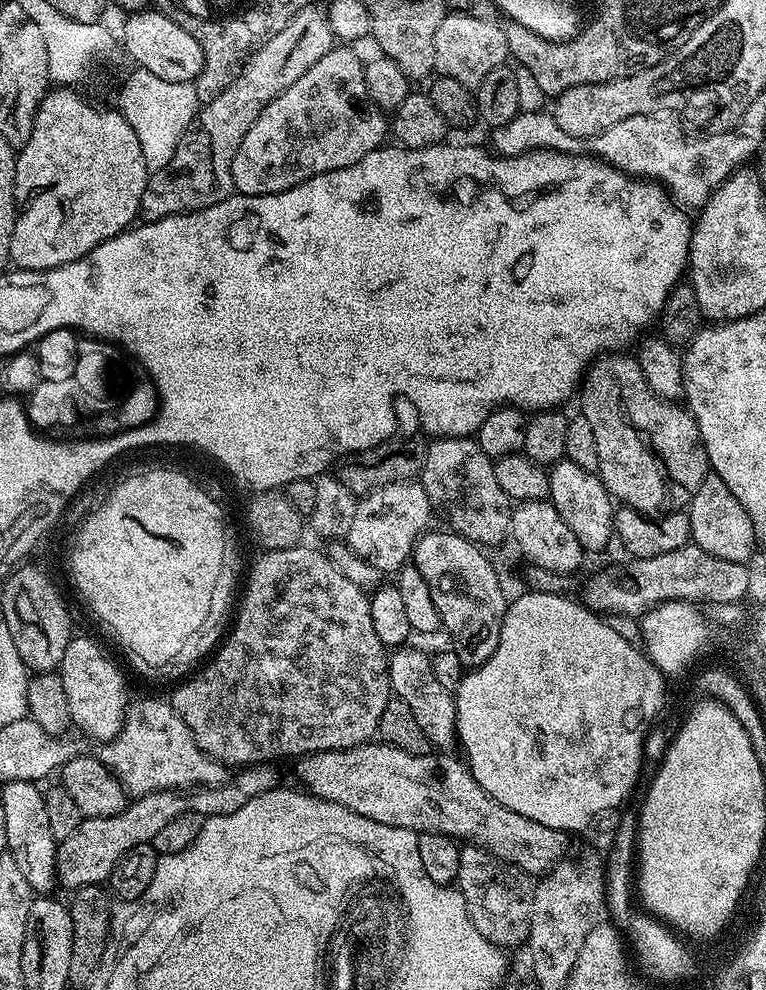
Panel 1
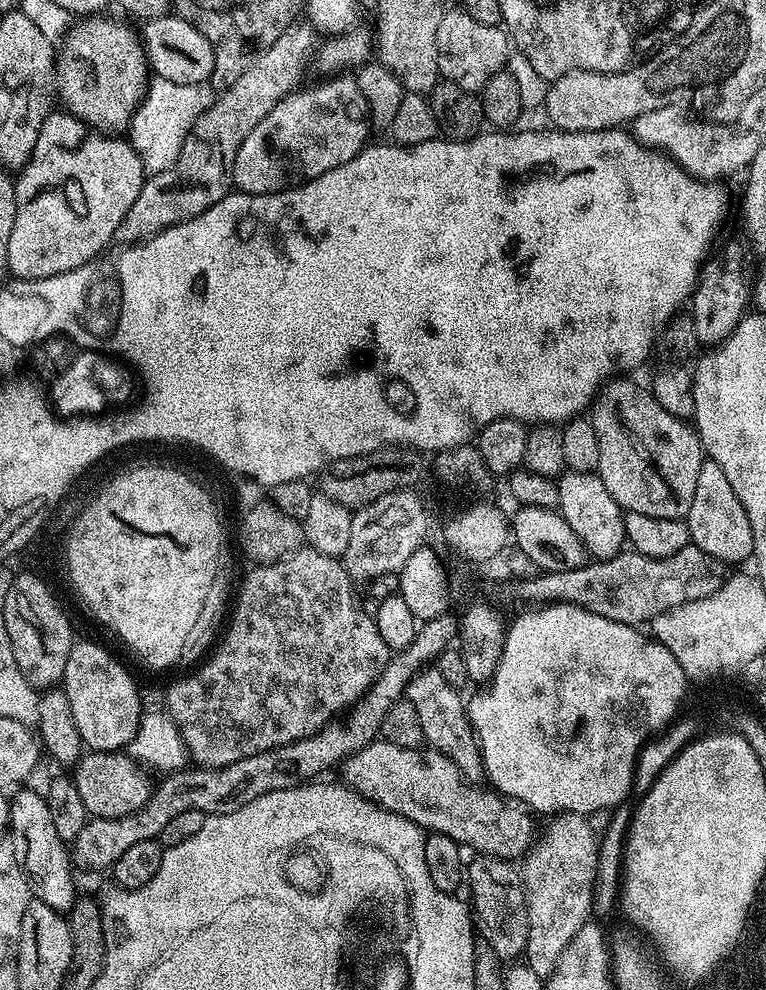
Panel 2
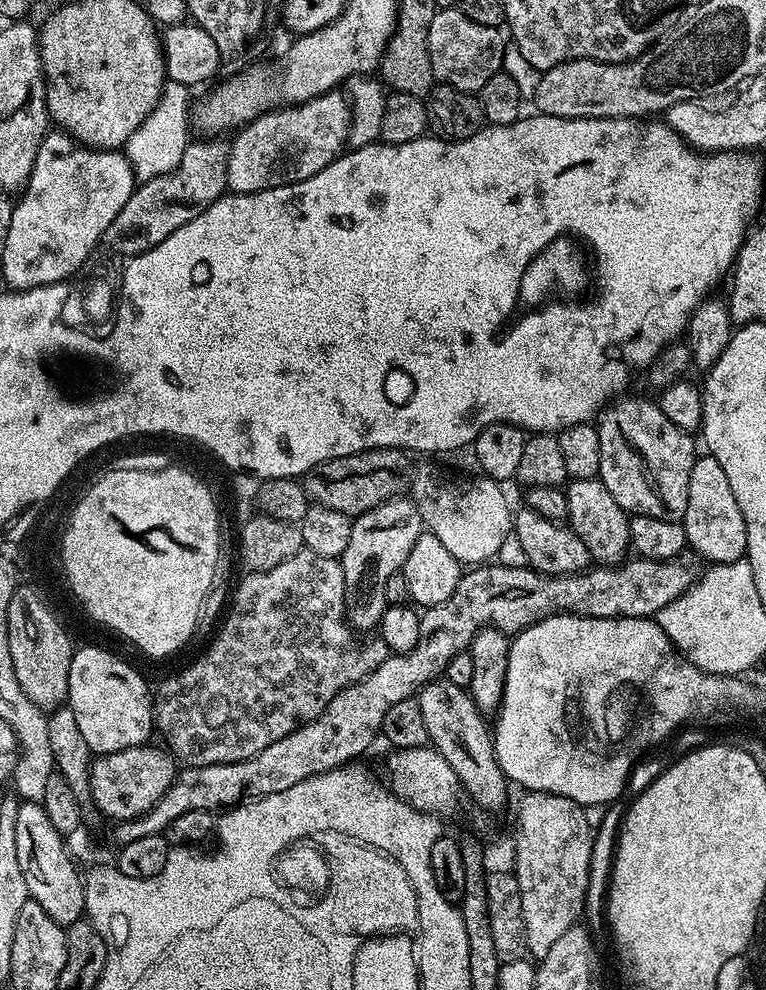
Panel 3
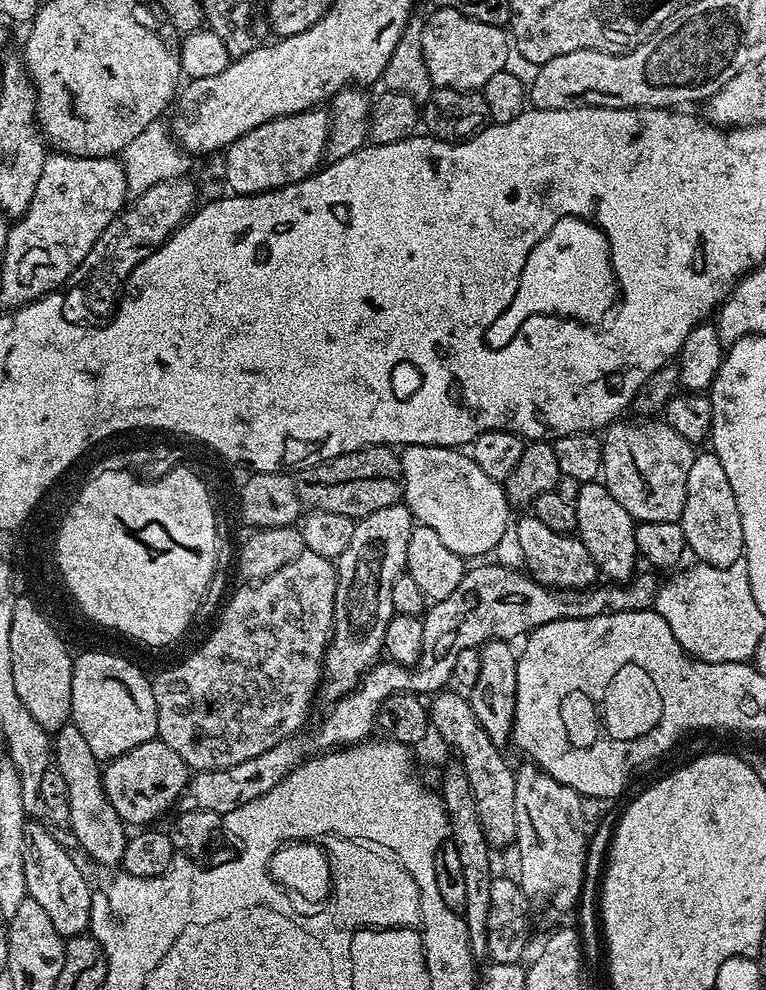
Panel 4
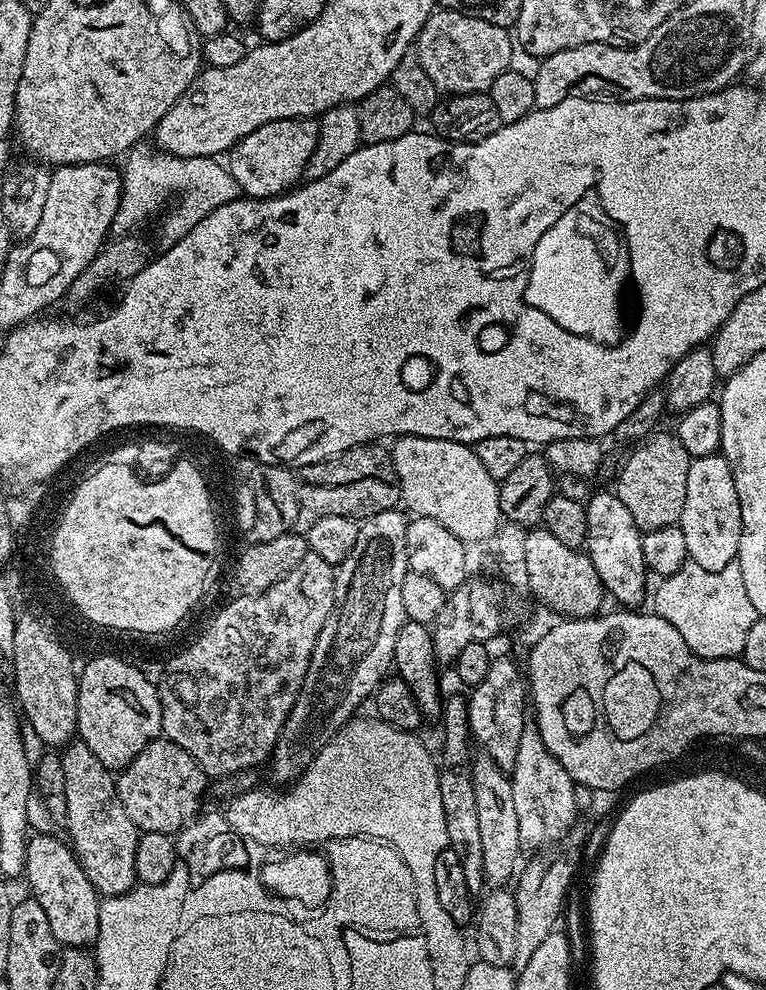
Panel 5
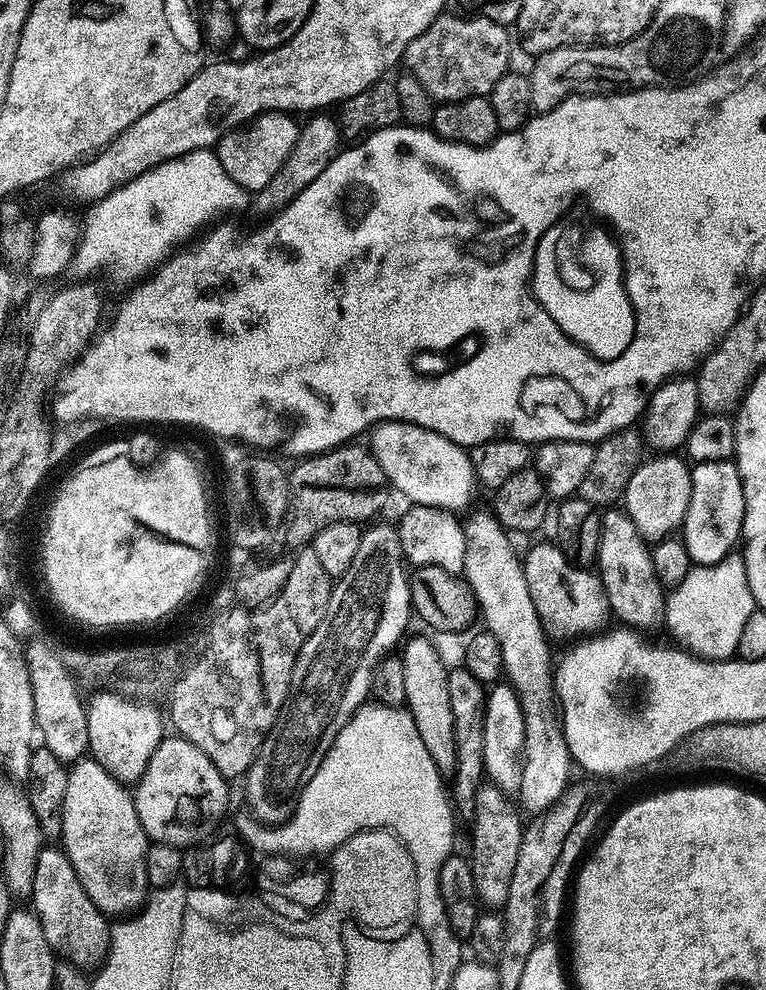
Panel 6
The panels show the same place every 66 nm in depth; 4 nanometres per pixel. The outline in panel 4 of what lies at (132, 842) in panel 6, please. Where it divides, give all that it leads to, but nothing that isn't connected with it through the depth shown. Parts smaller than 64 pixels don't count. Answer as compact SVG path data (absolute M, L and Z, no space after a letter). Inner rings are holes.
M63 724L55 733L52 754L54 767L62 770L62 778L66 778L66 786L70 790L70 832L76 835L81 850L90 859L100 864L119 865L123 861L130 832L106 798L101 761L97 760L94 750L90 750L86 737L76 724Z

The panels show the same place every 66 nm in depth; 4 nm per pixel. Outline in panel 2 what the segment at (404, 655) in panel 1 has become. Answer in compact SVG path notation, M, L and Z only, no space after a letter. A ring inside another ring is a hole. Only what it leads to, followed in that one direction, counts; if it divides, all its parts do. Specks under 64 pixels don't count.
M425 666L412 677L406 689L406 698L414 711L418 713L418 722L422 722L422 734L425 741L437 752L441 752L464 776L470 784L479 785L485 779L484 763L480 747L468 723L468 710L461 689L450 686L446 678L434 666Z

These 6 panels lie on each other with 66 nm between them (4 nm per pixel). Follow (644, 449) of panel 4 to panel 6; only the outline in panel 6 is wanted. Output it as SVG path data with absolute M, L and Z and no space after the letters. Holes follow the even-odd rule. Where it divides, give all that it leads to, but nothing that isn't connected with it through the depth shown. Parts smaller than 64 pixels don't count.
M654 454L641 459L639 466L630 474L622 497L623 511L627 512L630 522L646 542L668 538L681 527L690 506L690 486L692 485L691 467L676 454Z

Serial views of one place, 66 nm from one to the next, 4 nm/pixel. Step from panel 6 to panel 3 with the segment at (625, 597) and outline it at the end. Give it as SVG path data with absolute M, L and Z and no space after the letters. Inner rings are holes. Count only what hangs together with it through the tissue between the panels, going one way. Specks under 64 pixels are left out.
M597 478L571 481L567 485L566 495L567 523L572 532L582 538L582 546L586 546L589 557L600 566L615 566L621 563L630 552L630 516L622 506L618 506L618 502L614 502L614 494L610 494L610 490L606 490L603 482Z

